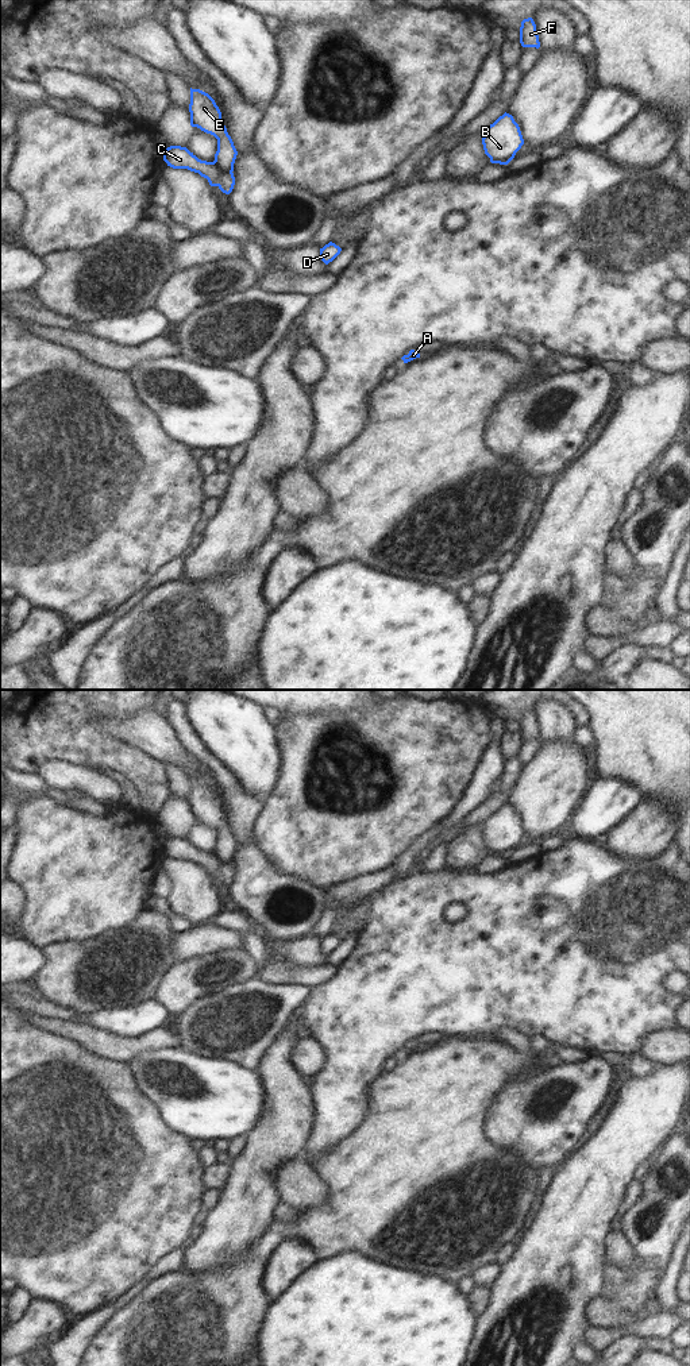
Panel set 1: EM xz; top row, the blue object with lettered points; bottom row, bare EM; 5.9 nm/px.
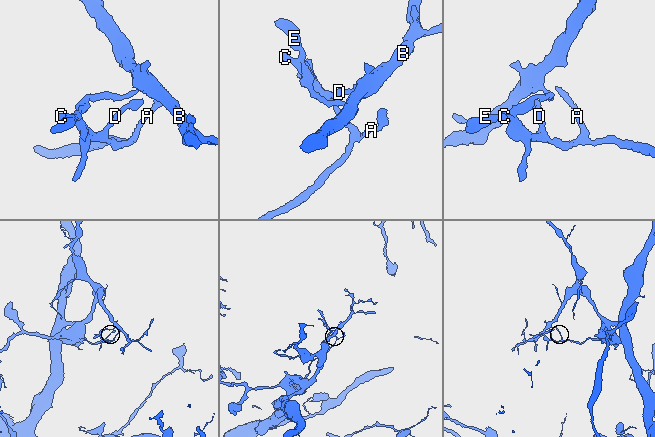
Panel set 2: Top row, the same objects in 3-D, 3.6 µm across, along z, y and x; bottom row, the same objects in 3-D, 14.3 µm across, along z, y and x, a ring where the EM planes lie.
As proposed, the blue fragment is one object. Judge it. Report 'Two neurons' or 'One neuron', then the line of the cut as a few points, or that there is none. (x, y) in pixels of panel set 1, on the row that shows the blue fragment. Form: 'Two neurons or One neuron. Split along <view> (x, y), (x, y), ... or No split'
Two neurons. Split along xz (212, 162), (222, 172), (231, 173)

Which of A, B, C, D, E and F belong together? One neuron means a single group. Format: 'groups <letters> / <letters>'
groups A C D / B E F

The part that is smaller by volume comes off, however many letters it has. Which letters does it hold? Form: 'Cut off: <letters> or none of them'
Cut off: A, C, D

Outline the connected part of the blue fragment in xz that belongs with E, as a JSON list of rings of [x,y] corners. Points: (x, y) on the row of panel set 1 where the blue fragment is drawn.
[[[190,88],[190,126],[213,135],[217,139],[217,151],[213,163],[221,173],[234,171],[238,151],[221,120],[221,112],[215,100],[200,89]]]

